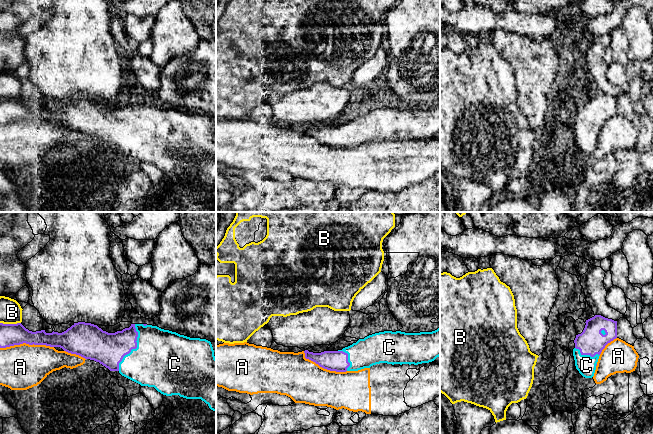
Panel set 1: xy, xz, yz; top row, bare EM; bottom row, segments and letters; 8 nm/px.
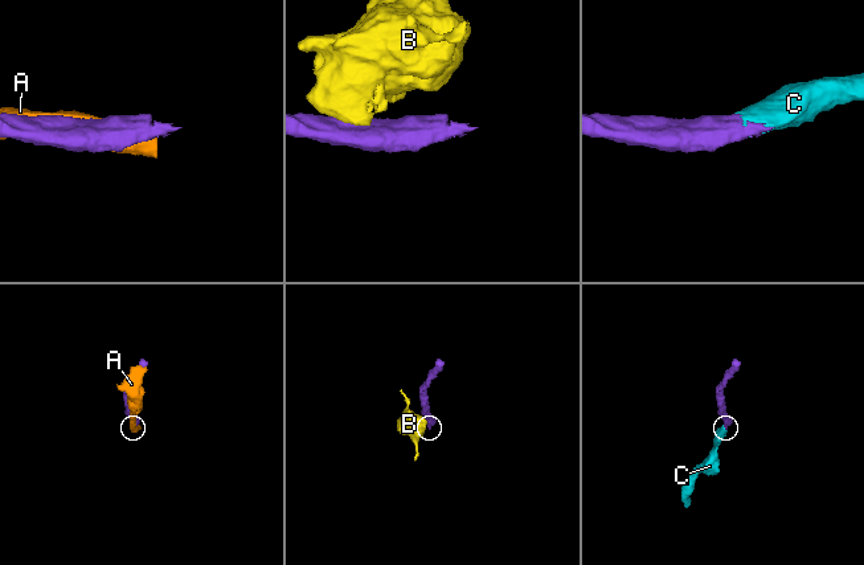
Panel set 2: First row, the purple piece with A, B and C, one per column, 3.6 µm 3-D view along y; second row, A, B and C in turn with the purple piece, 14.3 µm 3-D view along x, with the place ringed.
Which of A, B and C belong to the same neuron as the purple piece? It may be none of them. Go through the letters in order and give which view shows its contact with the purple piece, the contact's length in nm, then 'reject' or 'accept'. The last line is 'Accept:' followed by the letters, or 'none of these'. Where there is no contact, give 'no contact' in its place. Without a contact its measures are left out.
A: xy | 440 nm | reject
B: xy | 170 nm | reject
C: xy | 400 nm | accept
Accept: C

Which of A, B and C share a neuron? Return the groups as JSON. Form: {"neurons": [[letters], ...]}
{"neurons": [["A"], ["B"], ["C"]]}

